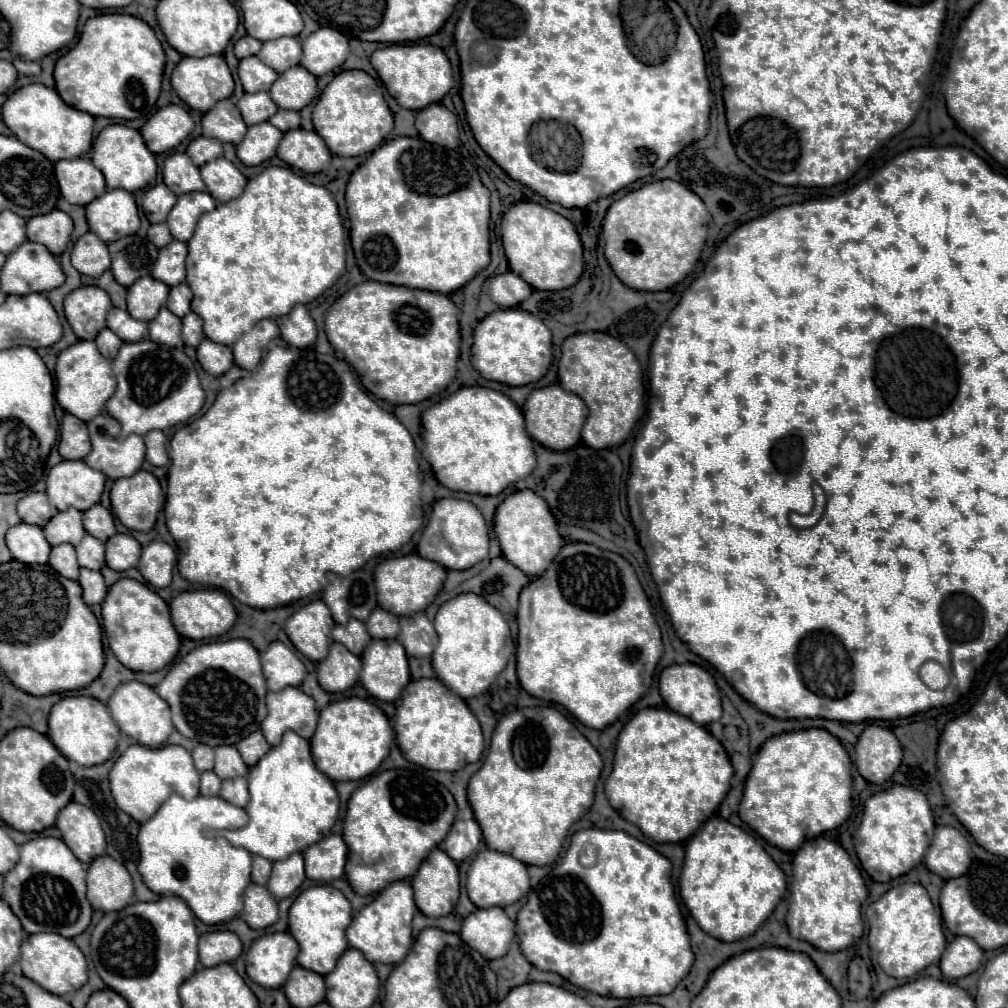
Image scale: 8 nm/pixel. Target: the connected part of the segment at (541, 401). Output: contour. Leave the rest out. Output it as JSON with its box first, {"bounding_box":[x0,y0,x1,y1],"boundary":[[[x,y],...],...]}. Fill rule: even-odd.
{"bounding_box":[523,384,587,450],"boundary":[[[549,384],[545,388],[533,390],[525,404],[523,404],[523,414],[525,414],[525,424],[527,432],[533,440],[543,444],[549,450],[569,450],[575,444],[579,444],[579,434],[583,428],[583,422],[587,418],[587,406],[585,402],[567,390],[563,390],[559,384]]]}

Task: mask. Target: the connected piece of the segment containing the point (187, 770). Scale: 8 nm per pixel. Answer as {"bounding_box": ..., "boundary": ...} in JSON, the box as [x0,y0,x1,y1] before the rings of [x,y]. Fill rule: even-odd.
{"bounding_box":[109,746,199,822],"boundary":[[[129,746],[113,764],[109,772],[109,782],[117,806],[137,822],[149,820],[165,802],[165,798],[169,798],[169,794],[173,792],[181,794],[185,800],[195,798],[199,794],[199,772],[193,766],[191,752],[183,746]]]}

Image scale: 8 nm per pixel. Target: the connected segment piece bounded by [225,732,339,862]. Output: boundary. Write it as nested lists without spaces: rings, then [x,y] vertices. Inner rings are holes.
[[[285,732],[281,744],[271,748],[269,754],[249,770],[249,794],[247,826],[225,830],[225,838],[233,846],[269,858],[271,862],[285,860],[289,854],[303,852],[313,842],[319,842],[329,834],[339,816],[339,796],[333,782],[315,768],[309,742],[295,732]]]

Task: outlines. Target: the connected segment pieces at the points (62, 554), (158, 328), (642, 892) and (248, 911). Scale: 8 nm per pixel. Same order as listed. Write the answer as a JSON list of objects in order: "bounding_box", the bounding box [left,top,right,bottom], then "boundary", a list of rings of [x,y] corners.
[{"bounding_box":[49,546,79,580],"boundary":[[[55,546],[49,556],[49,564],[65,578],[77,580],[79,578],[79,564],[73,546]]]},{"bounding_box":[149,308,181,346],"boundary":[[[161,308],[157,318],[149,322],[149,338],[165,346],[179,346],[181,344],[181,318],[177,318],[171,310]]]},{"bounding_box":[517,828,693,998],"boundary":[[[589,828],[589,830],[579,830],[571,836],[571,844],[563,856],[563,860],[539,882],[537,888],[531,890],[525,906],[517,914],[517,934],[519,936],[519,948],[525,954],[525,958],[539,970],[555,972],[561,978],[569,980],[571,984],[595,992],[599,996],[613,996],[613,998],[643,998],[643,996],[661,996],[661,994],[671,994],[675,986],[687,976],[691,964],[693,964],[693,952],[689,944],[689,934],[685,930],[685,922],[681,918],[681,910],[675,898],[675,890],[671,884],[671,862],[659,854],[655,848],[639,842],[637,838],[619,832],[619,830],[599,830],[599,828]]]},{"bounding_box":[243,884,277,928],"boundary":[[[249,884],[245,890],[243,920],[251,928],[267,928],[275,924],[277,918],[277,900],[269,894],[269,890],[259,884]]]}]

